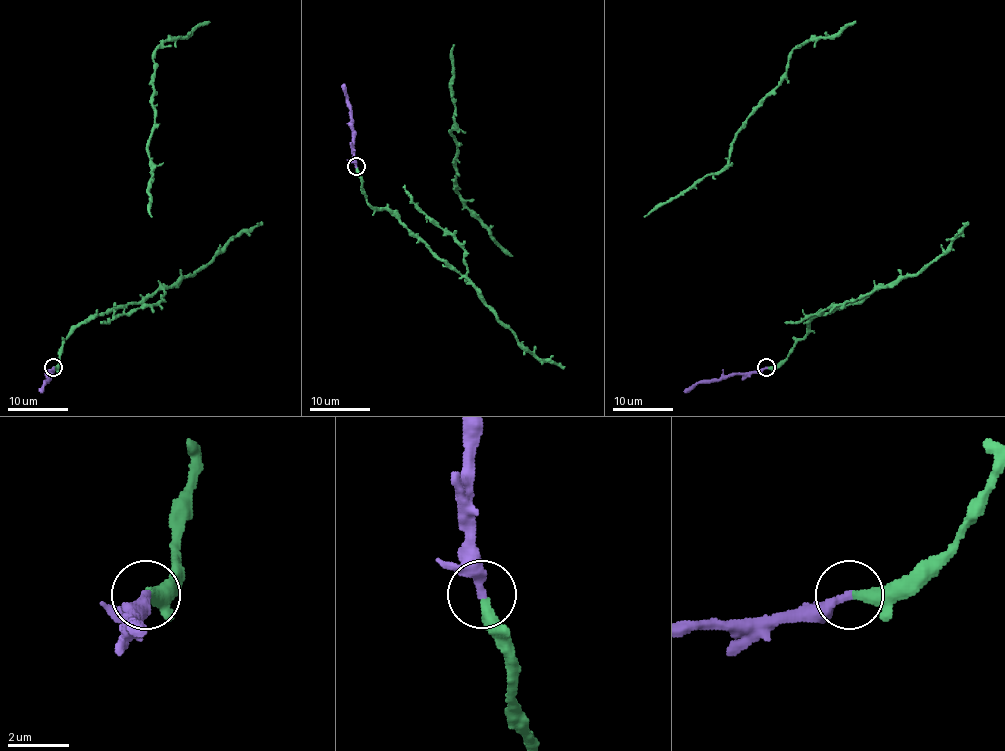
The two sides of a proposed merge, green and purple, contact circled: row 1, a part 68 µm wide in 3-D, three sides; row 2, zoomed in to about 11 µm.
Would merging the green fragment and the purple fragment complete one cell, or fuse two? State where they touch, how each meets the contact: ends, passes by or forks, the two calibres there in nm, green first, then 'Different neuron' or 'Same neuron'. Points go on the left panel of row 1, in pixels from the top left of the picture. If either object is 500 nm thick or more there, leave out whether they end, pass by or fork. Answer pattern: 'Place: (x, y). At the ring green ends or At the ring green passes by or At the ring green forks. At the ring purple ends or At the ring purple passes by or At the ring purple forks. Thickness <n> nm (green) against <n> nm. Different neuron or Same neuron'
Place: (53, 367). At the ring green ends. At the ring purple ends. Thickness 360 nm (green) against 340 nm. Same neuron

